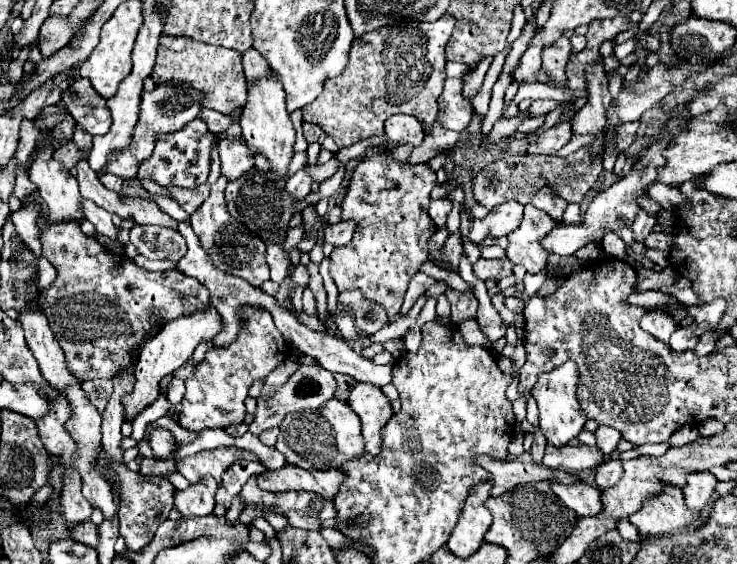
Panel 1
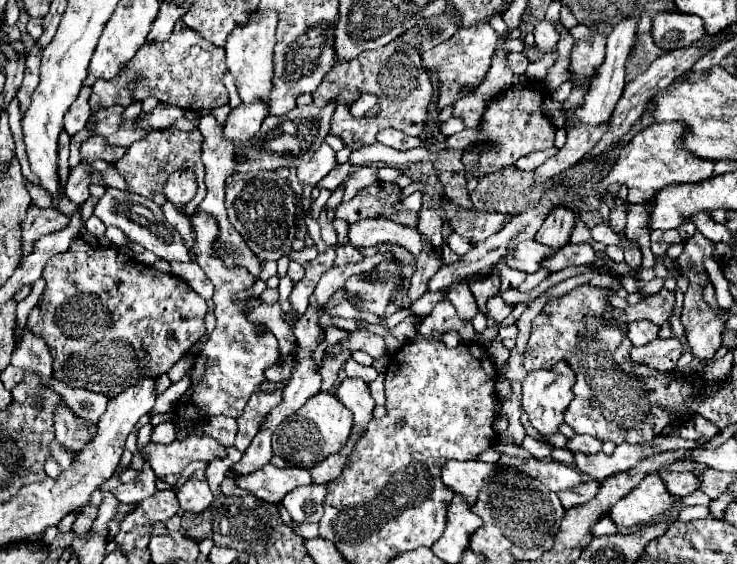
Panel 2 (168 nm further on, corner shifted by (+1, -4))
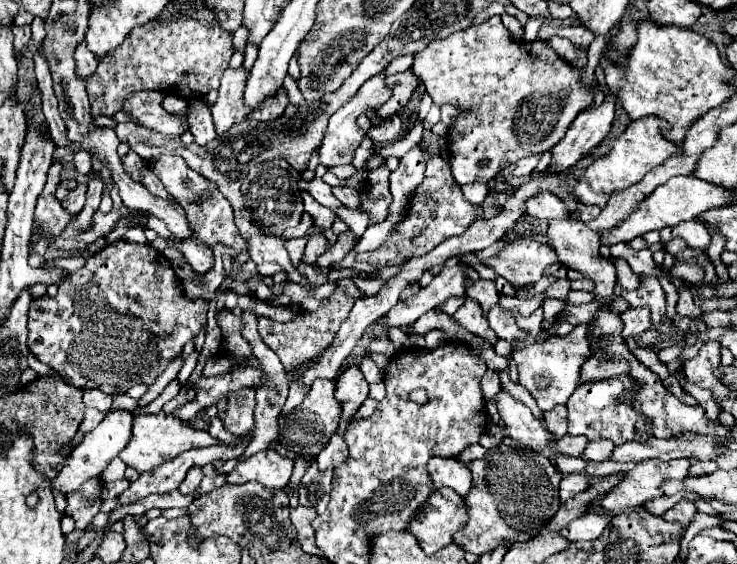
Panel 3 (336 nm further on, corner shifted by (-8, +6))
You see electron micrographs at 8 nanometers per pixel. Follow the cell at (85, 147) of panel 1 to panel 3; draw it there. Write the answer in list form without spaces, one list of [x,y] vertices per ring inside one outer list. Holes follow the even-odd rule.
[[[81,42],[81,44],[75,48],[75,62],[77,62],[77,78],[81,78],[81,80],[85,80],[85,82],[87,82],[89,76],[95,74],[97,64],[99,64],[97,58],[87,50],[87,44],[85,44],[85,42]]]

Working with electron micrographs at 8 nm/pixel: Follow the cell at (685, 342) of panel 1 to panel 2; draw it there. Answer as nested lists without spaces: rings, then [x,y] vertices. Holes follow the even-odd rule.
[[[676,338],[670,340],[654,340],[648,346],[632,346],[630,362],[632,364],[646,364],[656,372],[670,372],[674,370],[678,358],[682,354],[682,346]]]

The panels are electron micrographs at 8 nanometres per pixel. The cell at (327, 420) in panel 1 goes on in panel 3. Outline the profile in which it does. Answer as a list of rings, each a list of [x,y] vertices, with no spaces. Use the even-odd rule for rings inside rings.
[[[315,380],[311,384],[311,392],[305,396],[305,400],[285,416],[279,416],[279,442],[297,454],[309,454],[317,456],[331,440],[331,436],[339,428],[339,416],[341,416],[341,404],[335,398],[335,382],[333,380]]]

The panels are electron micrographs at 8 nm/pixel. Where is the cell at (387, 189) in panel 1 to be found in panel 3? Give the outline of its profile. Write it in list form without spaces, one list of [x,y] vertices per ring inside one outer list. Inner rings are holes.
[[[315,178],[313,182],[305,182],[305,180],[303,180],[303,182],[299,182],[299,188],[301,188],[301,190],[307,190],[319,204],[331,208],[333,212],[339,210],[339,208],[343,208],[343,204],[333,196],[331,186],[325,184],[321,178]]]

